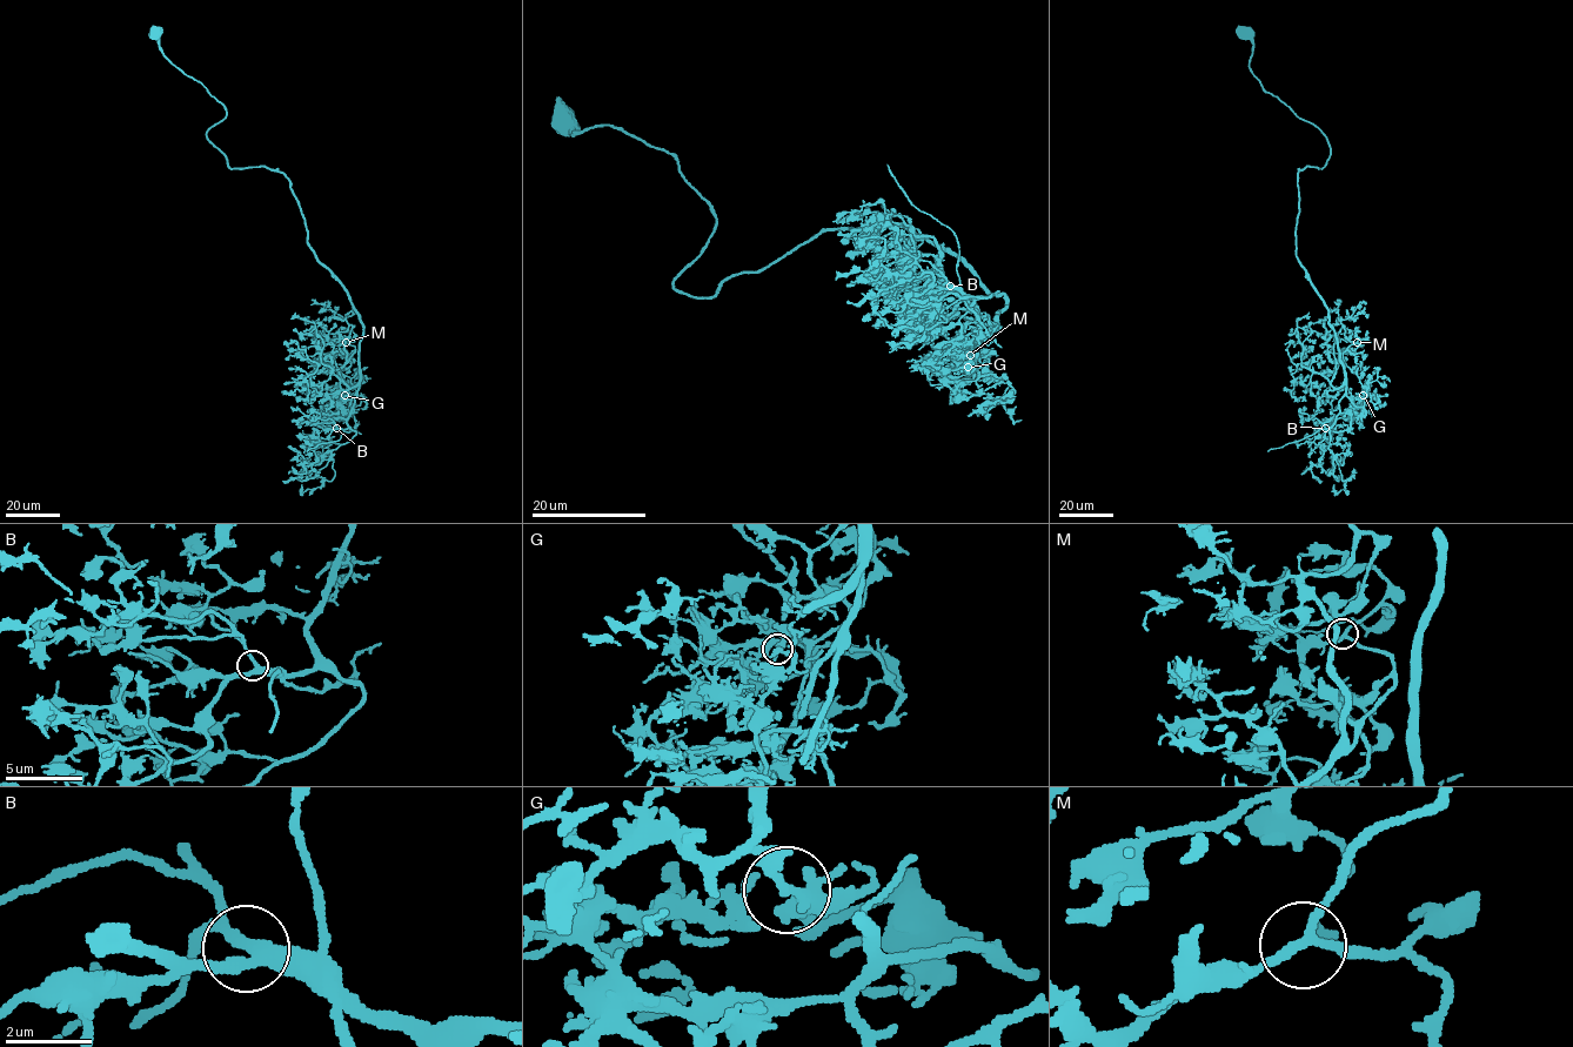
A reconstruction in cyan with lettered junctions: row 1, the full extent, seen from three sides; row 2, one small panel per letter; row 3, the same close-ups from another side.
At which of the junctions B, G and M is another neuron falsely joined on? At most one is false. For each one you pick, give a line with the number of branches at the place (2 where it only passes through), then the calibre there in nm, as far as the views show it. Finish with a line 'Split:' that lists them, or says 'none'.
G: 2 branches meet; 240 nm thick
Split: G

